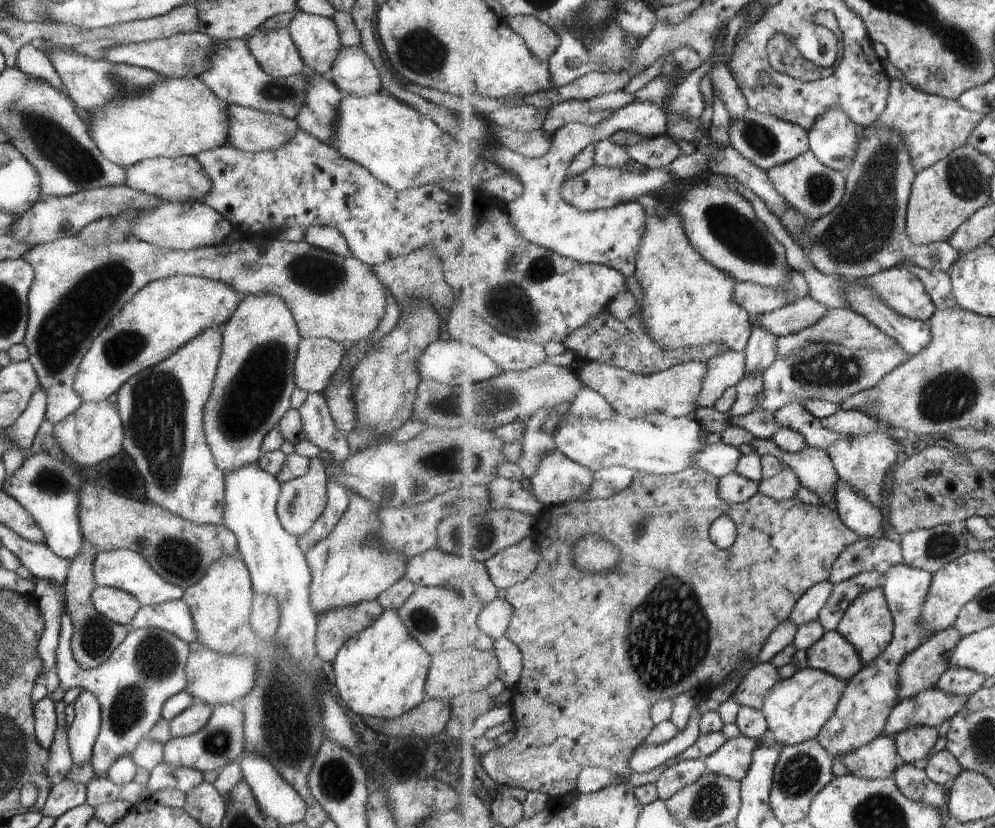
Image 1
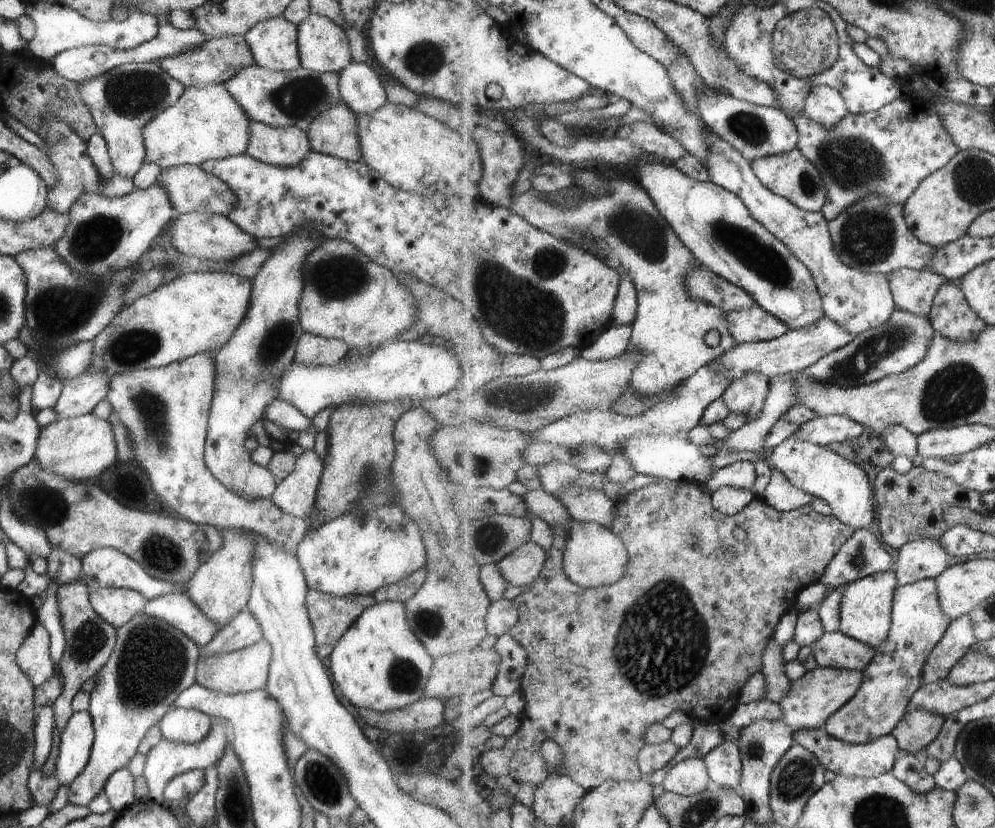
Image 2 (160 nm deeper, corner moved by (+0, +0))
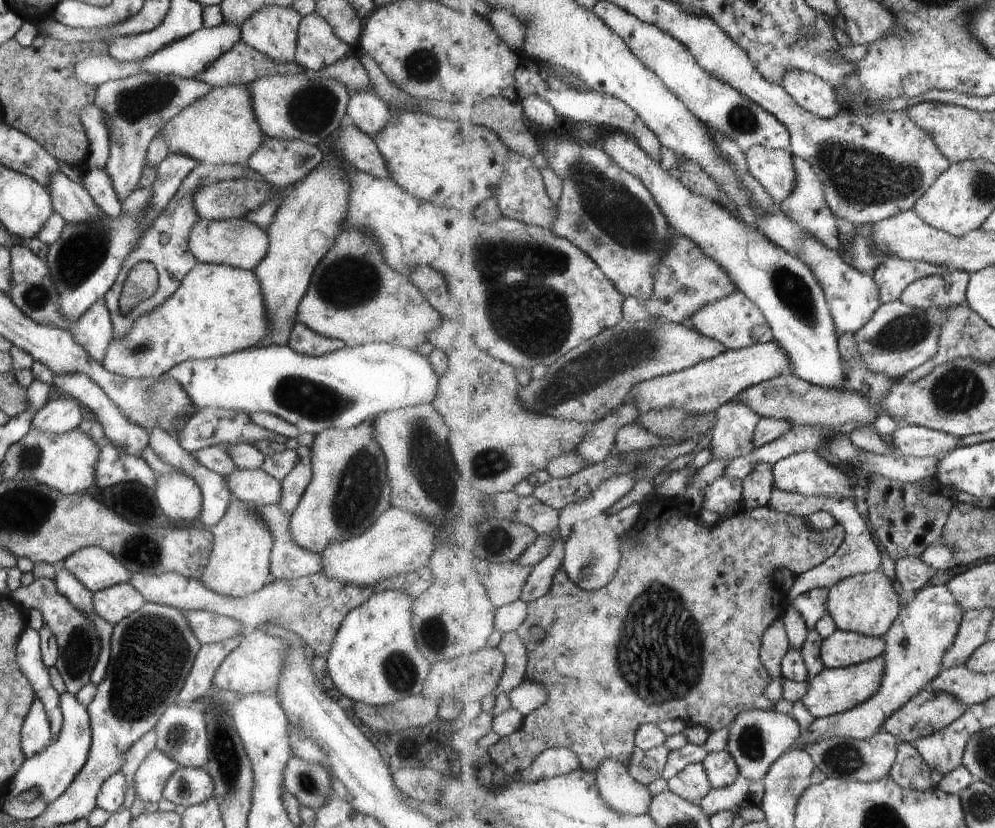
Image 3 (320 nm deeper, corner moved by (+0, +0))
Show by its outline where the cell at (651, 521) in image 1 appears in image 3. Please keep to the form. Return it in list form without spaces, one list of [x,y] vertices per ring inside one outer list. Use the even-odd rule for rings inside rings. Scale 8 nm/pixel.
[[[651,493],[645,499],[645,509],[643,514],[639,517],[637,524],[634,524],[634,529],[625,537],[621,538],[622,545],[621,545],[621,552],[622,552],[622,559],[620,562],[619,570],[617,571],[615,580],[609,584],[608,587],[598,591],[586,591],[585,589],[579,588],[577,584],[575,584],[571,577],[568,575],[568,572],[561,568],[557,571],[557,574],[554,578],[553,586],[549,591],[547,596],[540,598],[539,600],[533,601],[528,603],[528,617],[527,620],[516,630],[517,634],[523,639],[525,646],[528,650],[528,667],[527,667],[527,678],[531,679],[532,681],[544,684],[548,691],[550,692],[549,702],[538,708],[535,712],[532,712],[529,716],[524,717],[523,726],[513,734],[509,736],[502,737],[502,739],[495,744],[495,746],[491,746],[488,752],[488,760],[496,764],[497,766],[503,766],[503,764],[513,764],[518,772],[526,773],[529,770],[529,766],[533,764],[533,760],[541,754],[541,752],[546,751],[547,749],[552,749],[553,747],[569,747],[575,754],[578,756],[580,762],[580,768],[589,771],[590,773],[595,774],[596,768],[600,766],[601,763],[604,762],[605,759],[614,758],[620,760],[625,766],[628,768],[628,762],[632,758],[632,752],[635,751],[636,746],[636,734],[637,729],[645,723],[653,723],[657,724],[661,721],[666,720],[675,720],[681,719],[686,722],[687,725],[699,725],[704,726],[706,729],[709,729],[712,733],[720,731],[721,729],[728,728],[732,725],[734,720],[745,711],[752,711],[755,709],[761,709],[764,711],[775,711],[776,710],[776,702],[773,702],[767,695],[766,690],[768,686],[771,684],[772,678],[771,675],[768,673],[768,670],[765,668],[765,665],[761,662],[760,659],[760,652],[762,647],[762,636],[765,634],[765,631],[773,624],[773,621],[778,618],[783,618],[784,614],[788,610],[788,606],[791,604],[791,600],[789,594],[787,594],[776,582],[775,582],[775,574],[777,570],[780,570],[781,567],[788,568],[792,570],[795,576],[803,574],[804,572],[813,570],[815,567],[818,567],[820,564],[823,564],[826,560],[829,560],[830,556],[833,556],[839,547],[844,543],[844,538],[846,535],[845,529],[837,523],[832,529],[829,529],[825,532],[817,532],[816,529],[811,529],[808,526],[808,522],[804,520],[802,517],[795,517],[793,515],[788,515],[787,513],[780,513],[779,511],[772,509],[771,507],[761,507],[756,509],[743,509],[741,512],[737,513],[733,518],[730,519],[723,519],[719,521],[717,524],[714,524],[712,527],[706,527],[702,525],[699,518],[699,512],[695,513],[693,508],[688,505],[683,499],[665,499],[659,498],[657,494]],[[533,628],[541,628],[544,632],[542,639],[539,639],[535,642],[533,640],[533,636],[531,636],[531,632],[533,632]]]

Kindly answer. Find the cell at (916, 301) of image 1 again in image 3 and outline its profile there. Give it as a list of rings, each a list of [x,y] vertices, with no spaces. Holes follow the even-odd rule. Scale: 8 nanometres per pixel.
[[[946,270],[913,281],[900,300],[909,306],[929,310],[931,307],[956,307],[968,304],[970,272]]]

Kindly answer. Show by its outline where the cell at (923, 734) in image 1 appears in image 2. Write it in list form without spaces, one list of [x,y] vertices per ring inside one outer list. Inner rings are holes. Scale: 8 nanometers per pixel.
[[[925,709],[906,711],[892,735],[898,740],[902,752],[917,754],[940,735],[945,721],[944,716]]]

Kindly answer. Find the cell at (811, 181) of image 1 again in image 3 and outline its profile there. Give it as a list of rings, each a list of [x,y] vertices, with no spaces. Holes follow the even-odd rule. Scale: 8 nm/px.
[[[753,147],[746,154],[751,174],[765,187],[777,204],[795,192],[795,156],[783,149]]]

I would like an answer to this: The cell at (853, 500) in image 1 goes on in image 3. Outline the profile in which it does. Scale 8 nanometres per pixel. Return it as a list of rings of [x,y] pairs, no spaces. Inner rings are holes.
[[[803,451],[780,460],[774,466],[774,486],[789,494],[805,496],[844,496],[853,499],[853,486],[851,476],[843,469],[843,466],[829,464],[821,458],[816,451]]]

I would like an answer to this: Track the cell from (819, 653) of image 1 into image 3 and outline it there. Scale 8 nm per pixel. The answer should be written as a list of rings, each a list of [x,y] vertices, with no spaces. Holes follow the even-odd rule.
[[[839,628],[822,642],[822,659],[827,669],[842,669],[861,664],[876,659],[885,651],[885,638]]]

